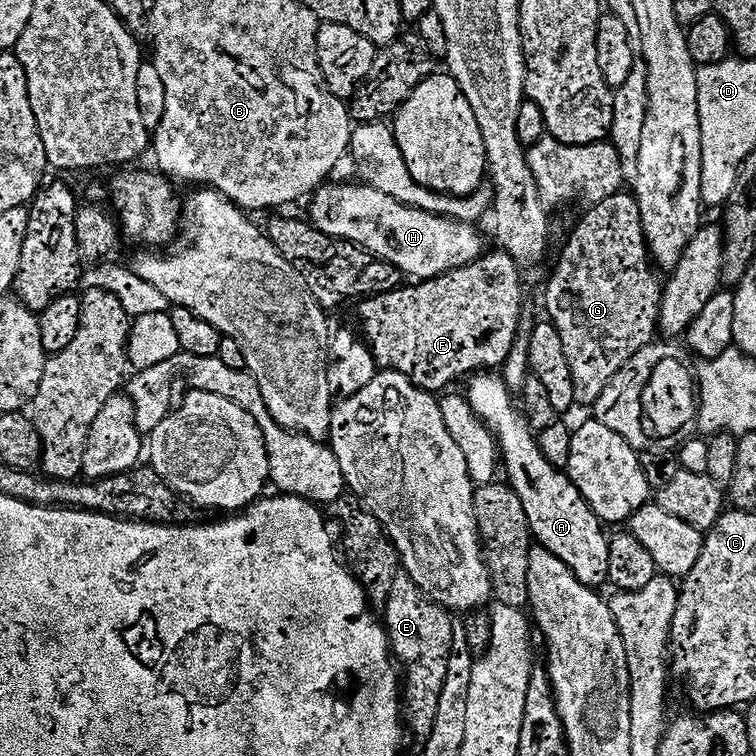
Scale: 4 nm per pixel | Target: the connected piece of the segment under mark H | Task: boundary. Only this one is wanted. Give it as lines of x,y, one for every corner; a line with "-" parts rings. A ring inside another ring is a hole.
363,182
327,184
317,187
311,193
312,217
310,217
310,223
312,227
336,240
345,240
356,245
377,261
385,260
386,263
393,264
398,271
413,276
411,278
413,281
434,279
436,276
444,275
456,268
466,267
486,252
485,237
475,223
452,220
450,217
442,217
438,214
428,213
426,210
411,208

